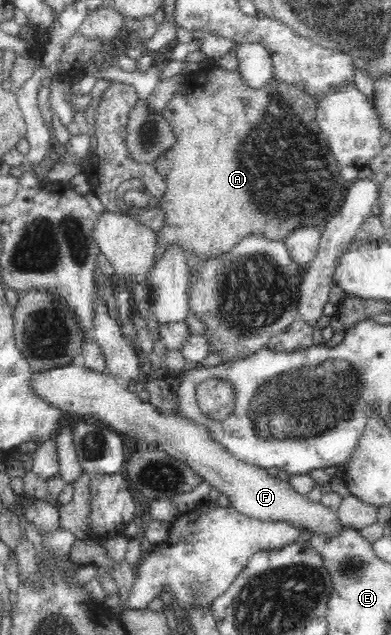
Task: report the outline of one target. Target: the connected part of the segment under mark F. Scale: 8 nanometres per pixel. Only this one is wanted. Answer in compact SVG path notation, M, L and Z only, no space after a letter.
M76 361L46 372L34 372L28 384L36 396L42 397L62 412L98 416L110 429L138 438L147 442L149 449L161 450L168 456L185 462L204 481L209 482L212 488L216 488L219 494L225 494L229 506L242 514L258 519L283 519L303 527L303 530L310 530L315 536L324 536L326 540L343 528L334 509L320 502L310 501L307 495L298 494L288 481L270 476L266 469L233 457L222 445L210 439L206 427L178 415L162 414L151 403L142 402L137 393L130 392L115 377L91 371Z

